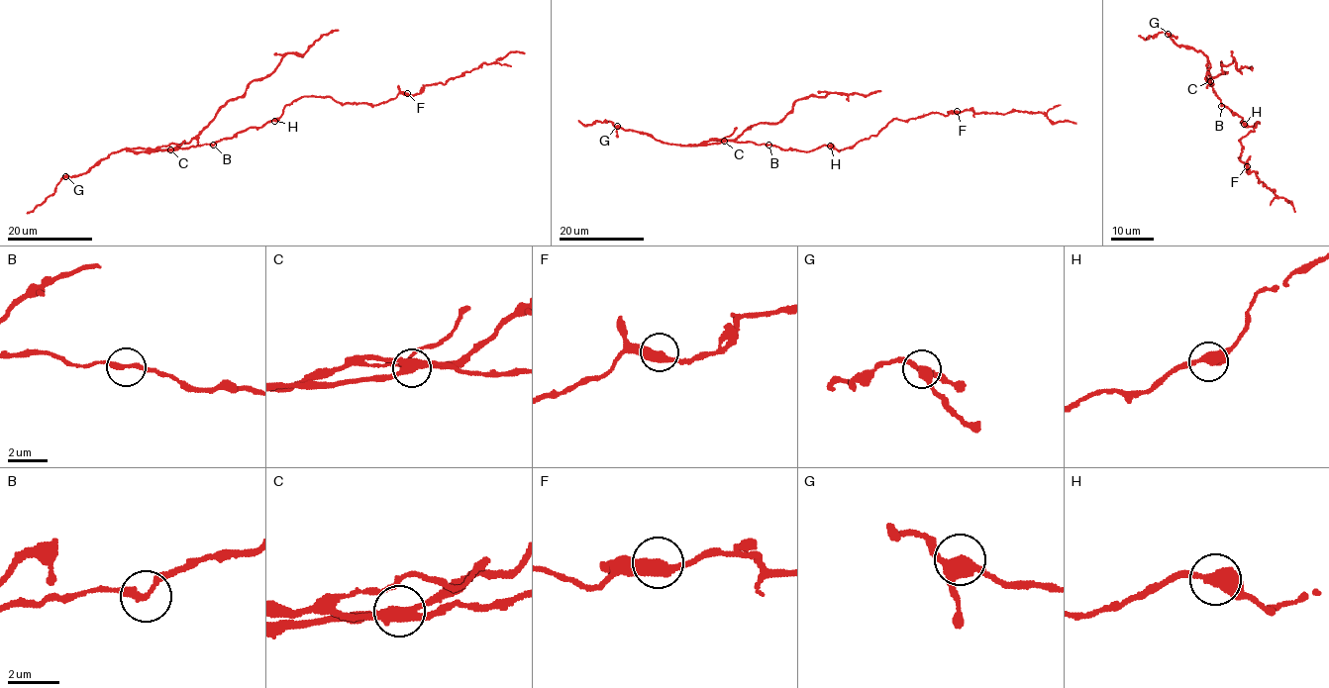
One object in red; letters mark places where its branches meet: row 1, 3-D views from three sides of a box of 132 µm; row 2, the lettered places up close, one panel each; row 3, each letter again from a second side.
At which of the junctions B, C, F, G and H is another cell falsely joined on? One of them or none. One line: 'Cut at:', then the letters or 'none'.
Cut at: C

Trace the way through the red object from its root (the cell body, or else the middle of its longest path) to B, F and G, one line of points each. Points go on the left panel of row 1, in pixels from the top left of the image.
B: (261, 126), (248, 127), (214, 145)
F: (261, 126), (279, 118), (286, 105), (304, 97), (328, 97), (343, 104), (372, 105), (407, 93)
G: (261, 126), (248, 127), (214, 145), (113, 151), (85, 172), (65, 176)

